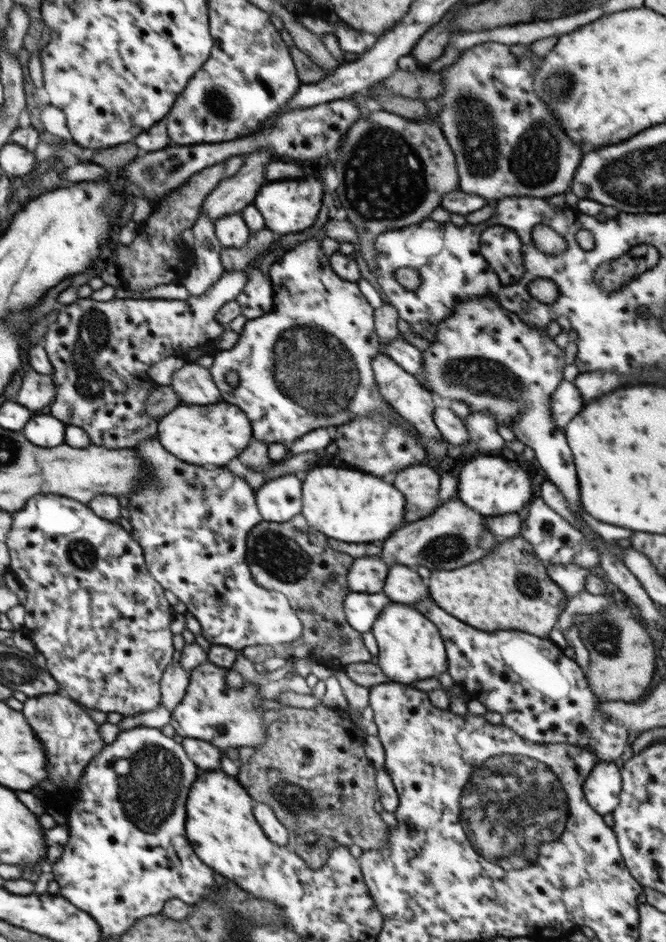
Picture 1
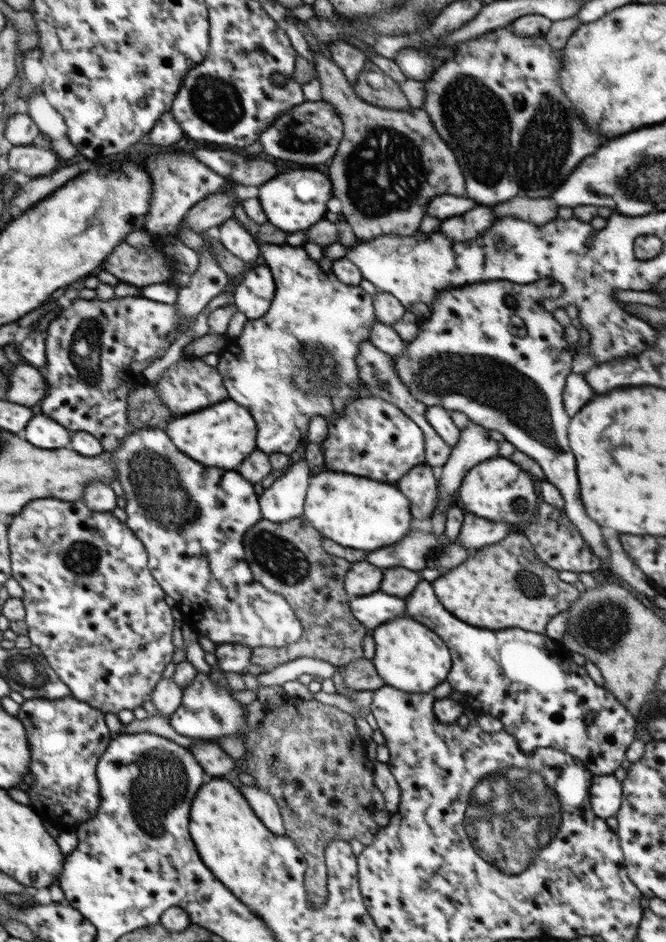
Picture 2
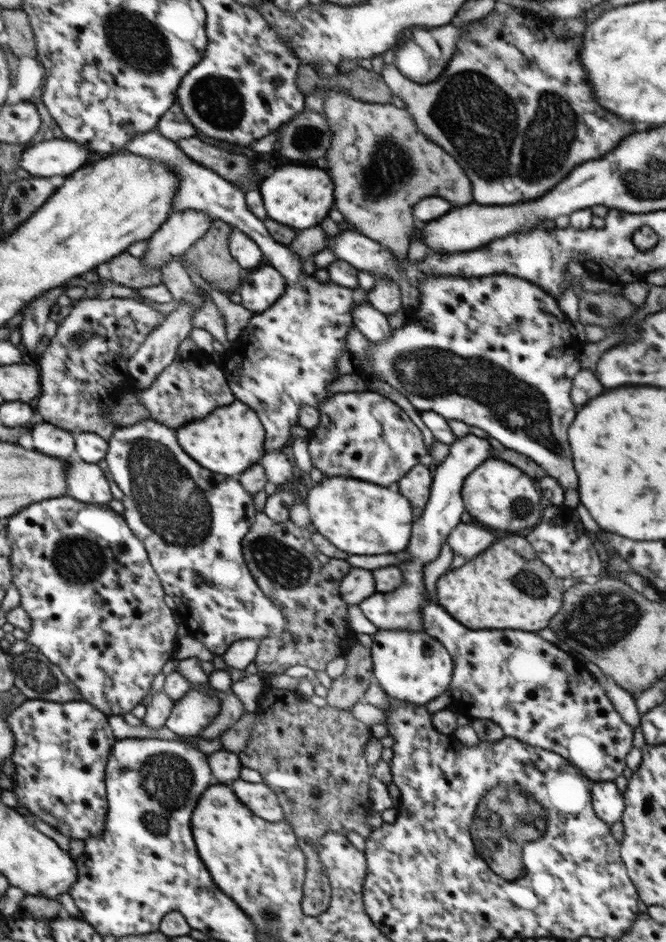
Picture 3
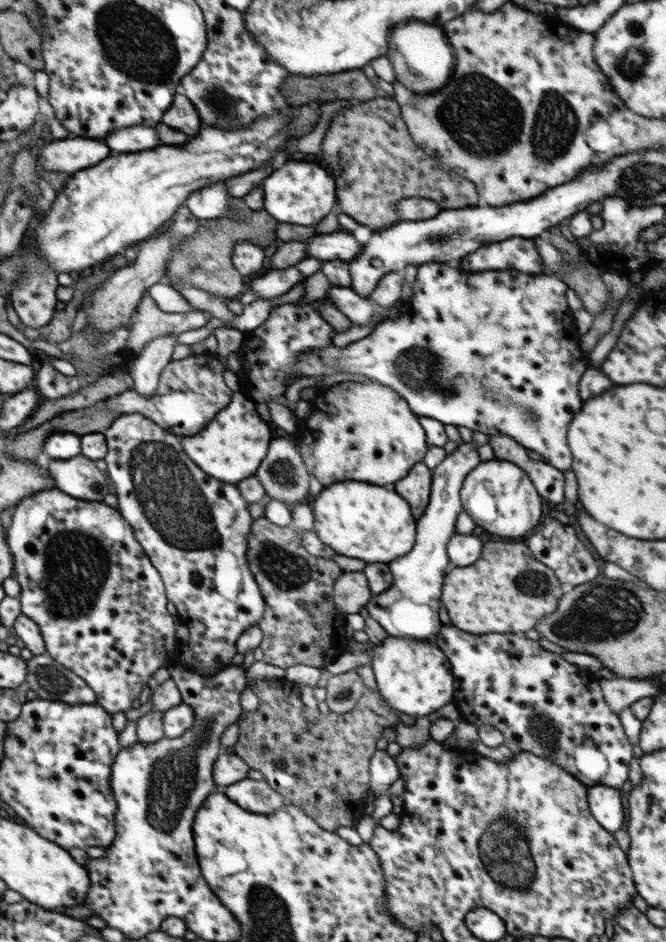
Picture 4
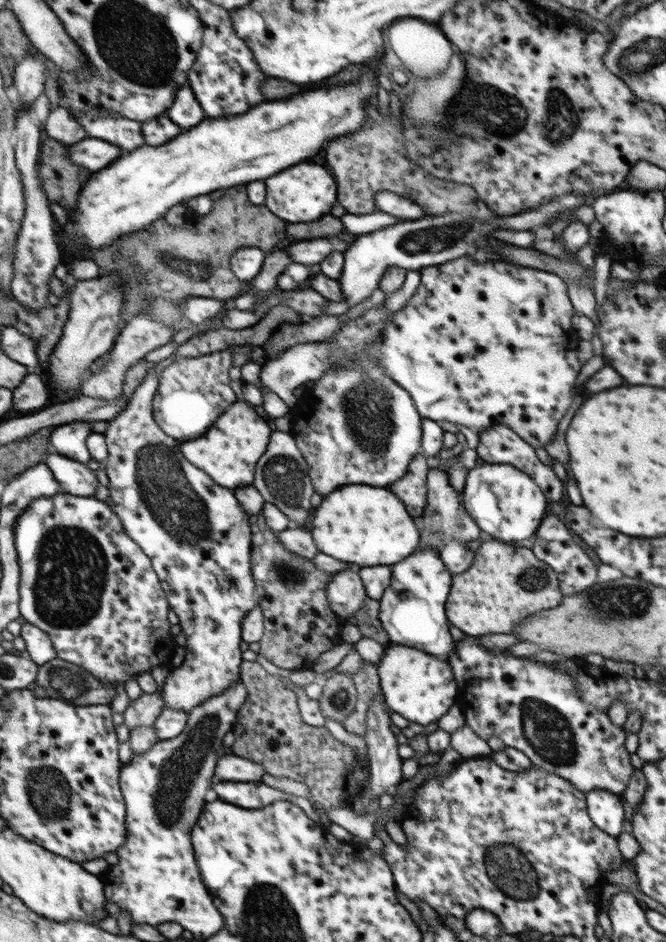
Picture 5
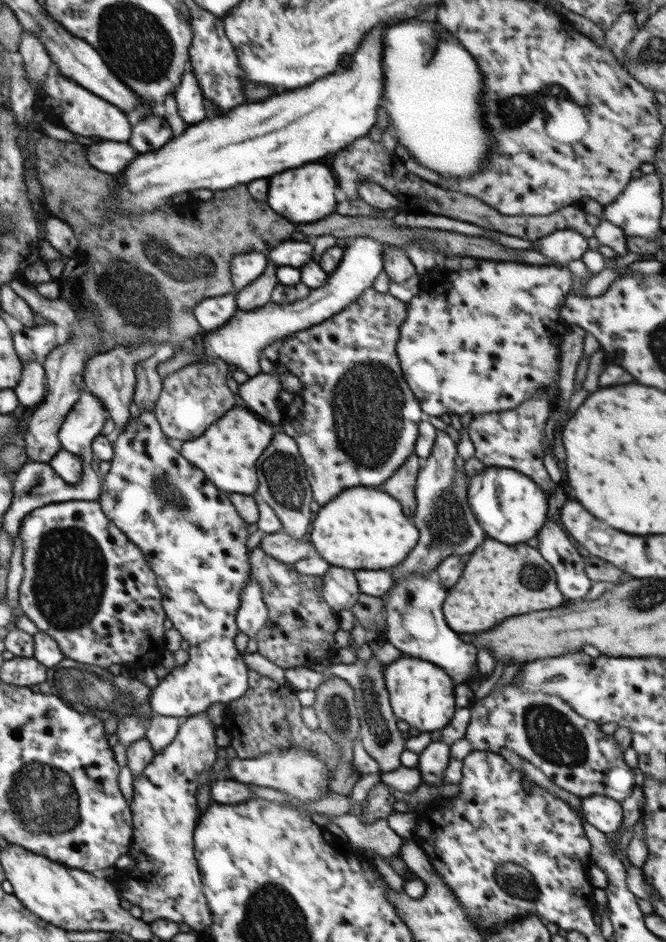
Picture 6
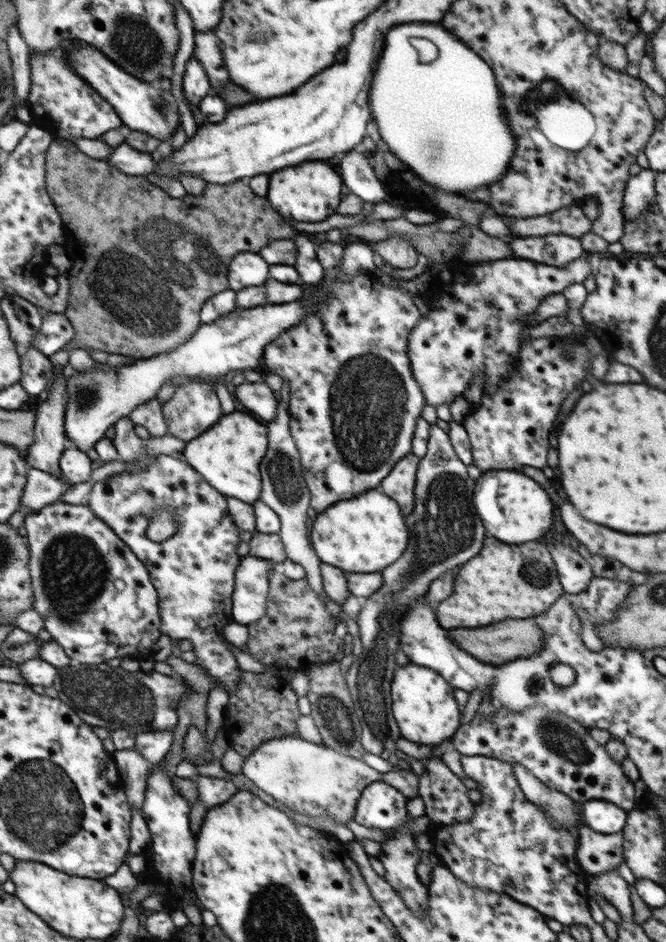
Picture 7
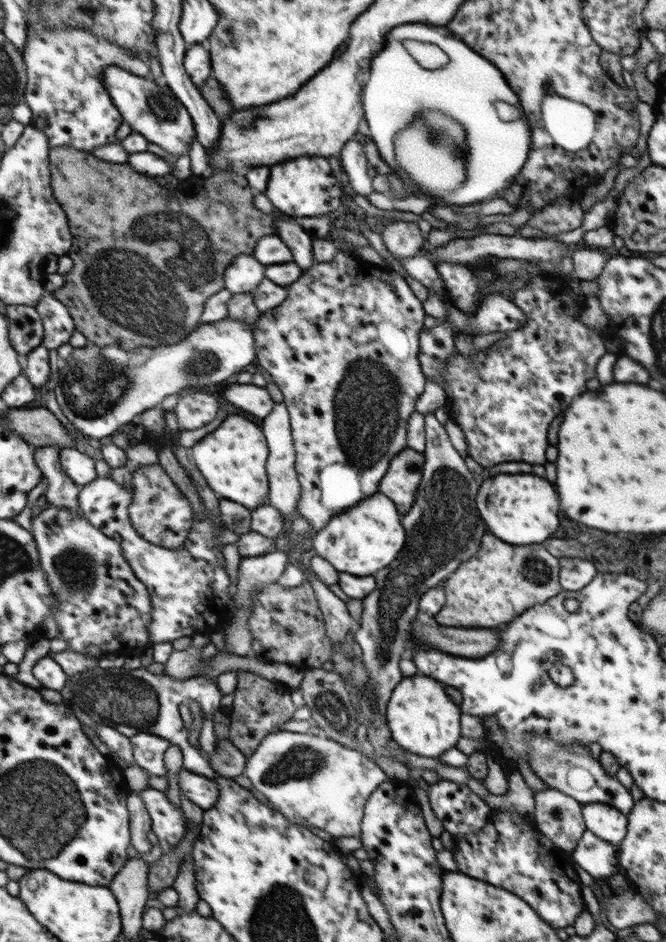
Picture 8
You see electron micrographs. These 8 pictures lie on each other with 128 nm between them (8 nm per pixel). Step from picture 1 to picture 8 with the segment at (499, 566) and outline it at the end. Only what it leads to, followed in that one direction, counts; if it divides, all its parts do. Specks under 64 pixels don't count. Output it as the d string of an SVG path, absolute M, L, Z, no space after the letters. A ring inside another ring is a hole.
M492 534L482 538L480 552L460 564L444 582L446 604L436 614L438 624L454 628L496 628L510 620L510 606L520 616L534 604L542 604L556 596L563 588L559 583L560 564L542 544L512 546Z

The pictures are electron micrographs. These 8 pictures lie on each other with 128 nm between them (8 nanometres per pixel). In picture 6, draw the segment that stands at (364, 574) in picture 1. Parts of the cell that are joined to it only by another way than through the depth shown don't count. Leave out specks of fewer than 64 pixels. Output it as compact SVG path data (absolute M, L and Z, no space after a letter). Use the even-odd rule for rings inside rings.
M331 566L323 576L322 594L335 613L353 607L360 593L355 571Z

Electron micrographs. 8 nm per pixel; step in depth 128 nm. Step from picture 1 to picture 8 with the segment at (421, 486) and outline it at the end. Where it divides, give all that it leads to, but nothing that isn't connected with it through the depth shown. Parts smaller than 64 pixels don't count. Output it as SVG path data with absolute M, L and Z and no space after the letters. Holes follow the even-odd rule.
M406 447L392 458L386 474L380 480L379 492L396 504L400 514L406 514L414 504L424 463L423 453Z

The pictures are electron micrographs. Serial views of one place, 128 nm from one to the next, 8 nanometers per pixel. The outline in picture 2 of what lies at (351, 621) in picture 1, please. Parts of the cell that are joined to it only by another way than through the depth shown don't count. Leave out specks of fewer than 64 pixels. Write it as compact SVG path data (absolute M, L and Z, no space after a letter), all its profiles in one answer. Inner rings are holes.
M386 593L350 598L352 614L368 629L373 630L397 616L407 616L407 600Z

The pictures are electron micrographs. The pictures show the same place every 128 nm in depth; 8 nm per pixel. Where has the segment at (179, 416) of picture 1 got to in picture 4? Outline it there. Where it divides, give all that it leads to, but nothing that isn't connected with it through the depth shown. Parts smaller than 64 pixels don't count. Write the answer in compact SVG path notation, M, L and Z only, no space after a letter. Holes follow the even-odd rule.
M236 391L228 406L220 410L200 434L184 438L184 448L188 448L188 456L192 456L192 460L204 468L204 472L216 476L216 480L242 482L258 470L274 434L262 418L255 401Z

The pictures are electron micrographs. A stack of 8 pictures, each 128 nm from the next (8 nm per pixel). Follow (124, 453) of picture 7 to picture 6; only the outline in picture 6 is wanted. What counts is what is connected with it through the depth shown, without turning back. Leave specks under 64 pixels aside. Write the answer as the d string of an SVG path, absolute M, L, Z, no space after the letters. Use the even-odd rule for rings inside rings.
M146 341L140 347L130 347L130 349L117 347L112 349L111 352L92 355L85 362L83 374L85 388L99 397L100 400L103 400L107 408L108 418L112 418L115 422L115 433L120 433L120 430L123 430L131 422L130 403L133 401L136 386L135 364L154 355L156 349L156 343Z

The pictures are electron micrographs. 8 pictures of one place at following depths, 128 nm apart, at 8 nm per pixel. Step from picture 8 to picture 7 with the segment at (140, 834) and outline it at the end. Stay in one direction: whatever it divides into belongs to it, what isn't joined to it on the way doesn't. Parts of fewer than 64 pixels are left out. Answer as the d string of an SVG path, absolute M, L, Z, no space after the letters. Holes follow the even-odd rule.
M135 749L115 751L113 756L120 768L126 772L127 795L131 799L132 806L140 810L142 814L141 806L145 799L148 772L153 765L148 763Z

